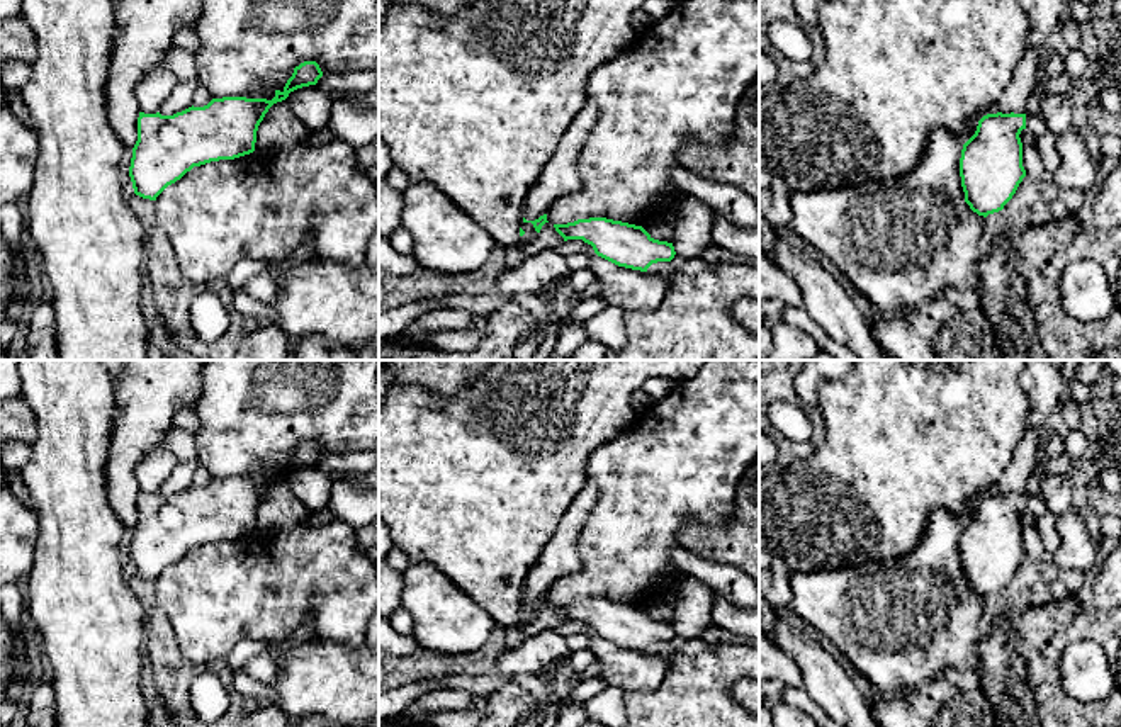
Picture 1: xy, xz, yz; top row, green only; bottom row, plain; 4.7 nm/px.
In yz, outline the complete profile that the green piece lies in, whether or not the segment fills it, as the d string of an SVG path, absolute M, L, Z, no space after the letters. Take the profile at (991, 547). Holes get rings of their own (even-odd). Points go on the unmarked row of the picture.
M987 494L963 525L961 567L965 583L978 596L1002 591L1026 557L1019 518L1022 510L1026 494Z

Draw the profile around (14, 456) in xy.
M17 440L7 442L0 450L0 469L7 474L22 471L31 459L31 454L32 450L29 445Z

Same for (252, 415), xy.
M207 360L194 413L199 418L199 430L192 433L195 462L212 479L272 481L304 442L316 442L323 455L379 452L379 360Z

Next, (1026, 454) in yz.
M1026 430L1019 445L1014 450L1012 460L1007 465L999 482L1002 494L1024 494L1029 477L1041 454L1041 438L1036 431Z

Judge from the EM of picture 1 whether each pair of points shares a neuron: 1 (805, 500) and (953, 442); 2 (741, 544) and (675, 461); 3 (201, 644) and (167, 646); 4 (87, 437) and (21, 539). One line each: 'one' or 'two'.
1: one
2: two
3: two
4: two

